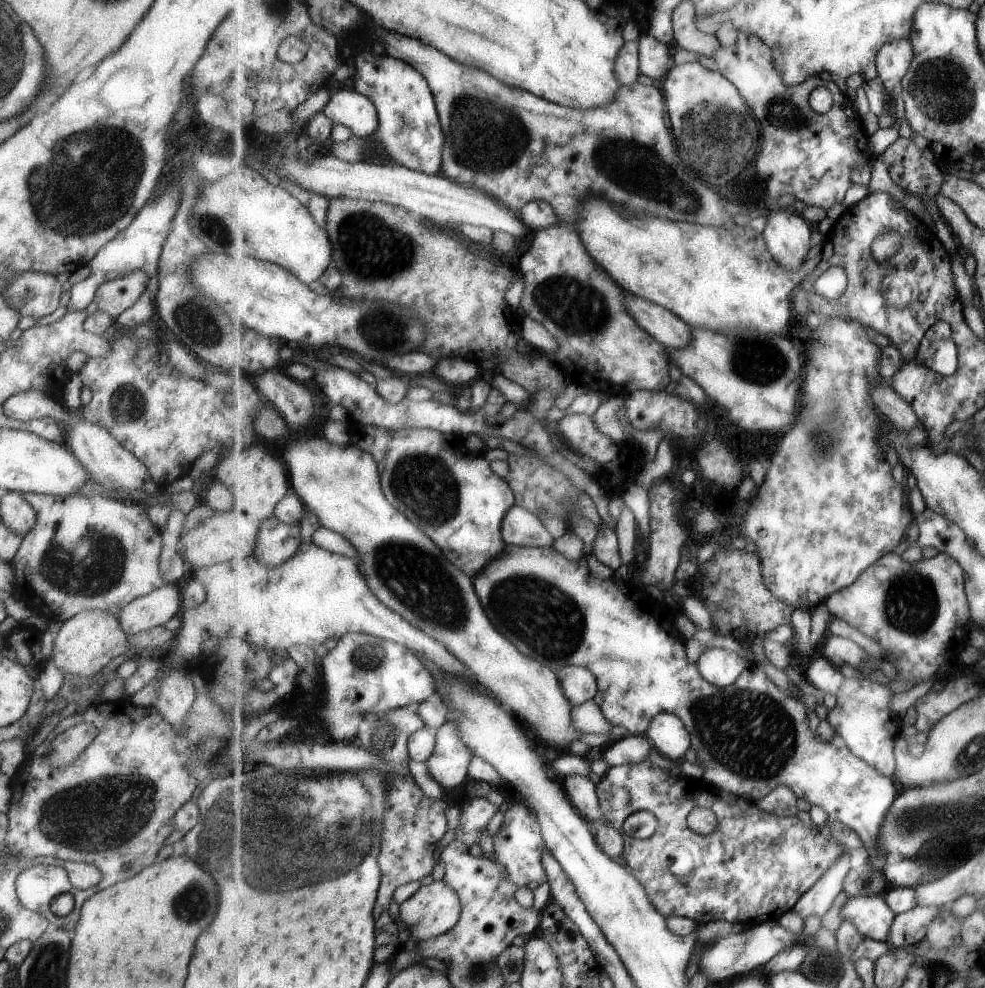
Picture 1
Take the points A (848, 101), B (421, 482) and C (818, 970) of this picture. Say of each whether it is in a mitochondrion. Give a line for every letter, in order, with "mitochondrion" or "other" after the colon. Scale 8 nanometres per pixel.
A: other
B: mitochondrion
C: other

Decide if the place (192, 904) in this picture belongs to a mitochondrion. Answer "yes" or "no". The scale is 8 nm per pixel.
yes

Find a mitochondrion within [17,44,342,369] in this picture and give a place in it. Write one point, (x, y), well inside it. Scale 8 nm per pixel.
(45, 184)

